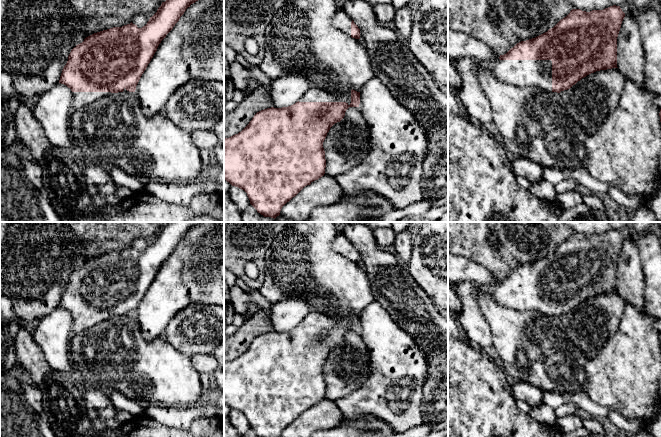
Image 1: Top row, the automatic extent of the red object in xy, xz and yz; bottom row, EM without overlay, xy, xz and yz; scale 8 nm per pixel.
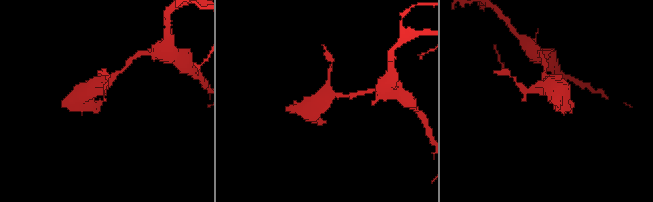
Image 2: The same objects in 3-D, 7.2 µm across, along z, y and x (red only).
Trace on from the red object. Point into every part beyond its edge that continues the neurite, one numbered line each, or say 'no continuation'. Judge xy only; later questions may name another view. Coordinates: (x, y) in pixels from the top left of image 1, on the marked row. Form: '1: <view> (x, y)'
1: xy (81, 99)

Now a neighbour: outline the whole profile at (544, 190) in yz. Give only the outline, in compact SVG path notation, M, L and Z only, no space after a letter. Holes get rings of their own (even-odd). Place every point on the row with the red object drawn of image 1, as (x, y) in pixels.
M544 179L531 184L528 190L539 199L547 201L553 201L557 194L555 186Z

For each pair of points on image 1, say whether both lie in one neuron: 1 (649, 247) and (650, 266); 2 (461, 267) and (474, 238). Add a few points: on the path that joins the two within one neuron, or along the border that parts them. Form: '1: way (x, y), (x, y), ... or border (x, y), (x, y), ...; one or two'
1: way (650, 252), (650, 261); one
2: border (458, 255), (479, 263), (485, 269); two

